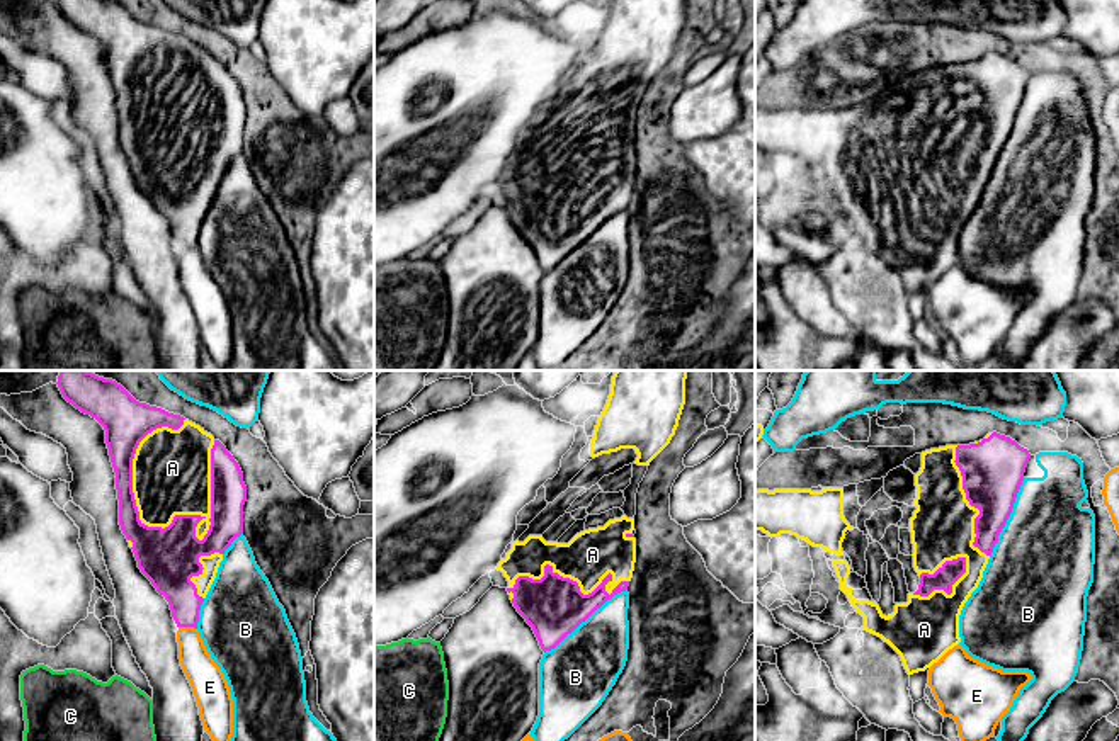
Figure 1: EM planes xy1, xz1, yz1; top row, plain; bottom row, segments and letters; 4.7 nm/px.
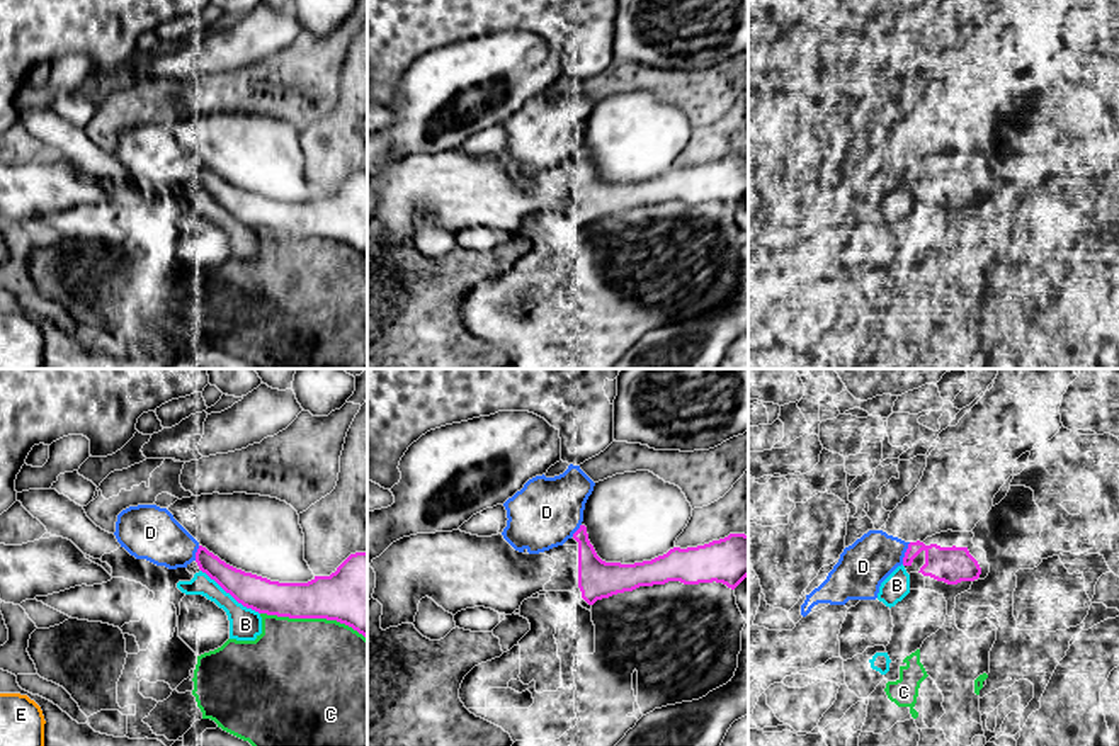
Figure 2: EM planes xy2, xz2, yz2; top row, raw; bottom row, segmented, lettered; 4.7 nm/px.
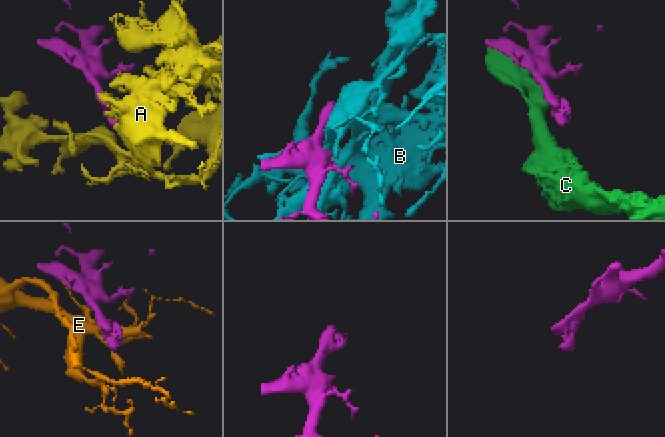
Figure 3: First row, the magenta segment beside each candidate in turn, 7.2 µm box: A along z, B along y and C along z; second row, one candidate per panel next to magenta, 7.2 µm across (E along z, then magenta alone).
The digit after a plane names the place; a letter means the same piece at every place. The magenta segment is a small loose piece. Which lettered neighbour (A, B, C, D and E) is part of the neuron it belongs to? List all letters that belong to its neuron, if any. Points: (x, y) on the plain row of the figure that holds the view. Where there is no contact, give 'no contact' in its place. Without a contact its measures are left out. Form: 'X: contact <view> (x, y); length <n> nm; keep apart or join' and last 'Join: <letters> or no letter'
A: contact xy1 (135, 119); length 600 nm; join
B: contact xz1 (585, 238); length 500 nm; keep apart
C: contact xy2 (313, 237); length 500 nm; keep apart
D: contact yz2 (905, 172); length 110 nm; keep apart
E: contact xy1 (187, 245); length 90 nm; keep apart
Join: A

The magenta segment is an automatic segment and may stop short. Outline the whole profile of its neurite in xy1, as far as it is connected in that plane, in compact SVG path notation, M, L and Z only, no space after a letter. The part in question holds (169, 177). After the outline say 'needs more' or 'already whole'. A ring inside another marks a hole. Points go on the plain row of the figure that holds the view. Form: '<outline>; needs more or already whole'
M58 0L56 3L68 22L71 22L82 32L95 37L105 49L105 63L107 63L111 82L116 92L116 109L117 109L117 119L119 119L119 144L129 161L129 167L134 172L138 187L151 201L156 211L163 214L165 219L168 221L172 236L177 246L197 248L201 224L216 197L219 182L223 180L223 173L231 165L231 161L243 153L243 124L247 121L247 105L243 102L243 92L238 82L226 70L226 66L219 59L216 59L211 53L207 53L204 48L185 39L180 34L173 34L162 27L136 20L116 0Z; needs more

